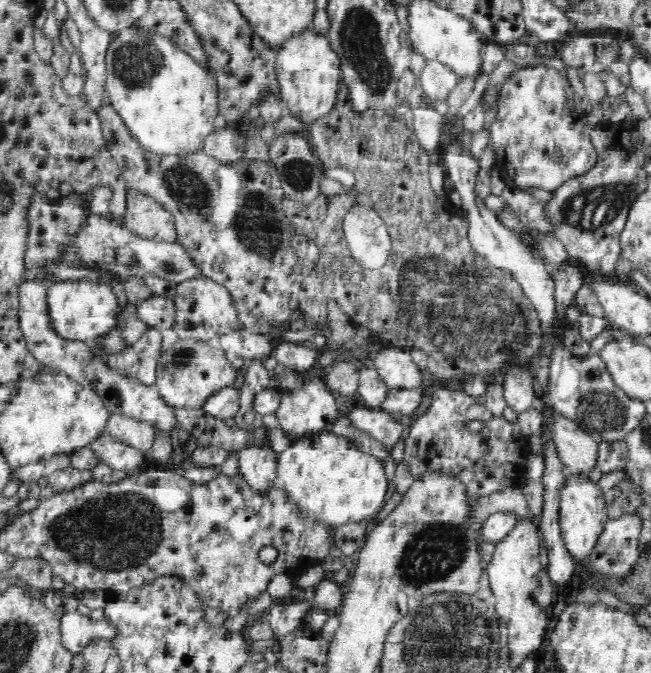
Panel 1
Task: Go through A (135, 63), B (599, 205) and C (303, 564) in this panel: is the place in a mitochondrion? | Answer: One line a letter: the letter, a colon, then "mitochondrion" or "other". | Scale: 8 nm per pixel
A: mitochondrion
B: mitochondrion
C: other

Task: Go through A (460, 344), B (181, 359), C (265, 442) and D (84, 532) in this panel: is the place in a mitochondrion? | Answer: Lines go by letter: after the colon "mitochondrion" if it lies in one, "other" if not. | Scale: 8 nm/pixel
A: mitochondrion
B: mitochondrion
C: other
D: mitochondrion

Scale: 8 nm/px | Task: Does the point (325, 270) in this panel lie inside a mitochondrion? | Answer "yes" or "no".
no

